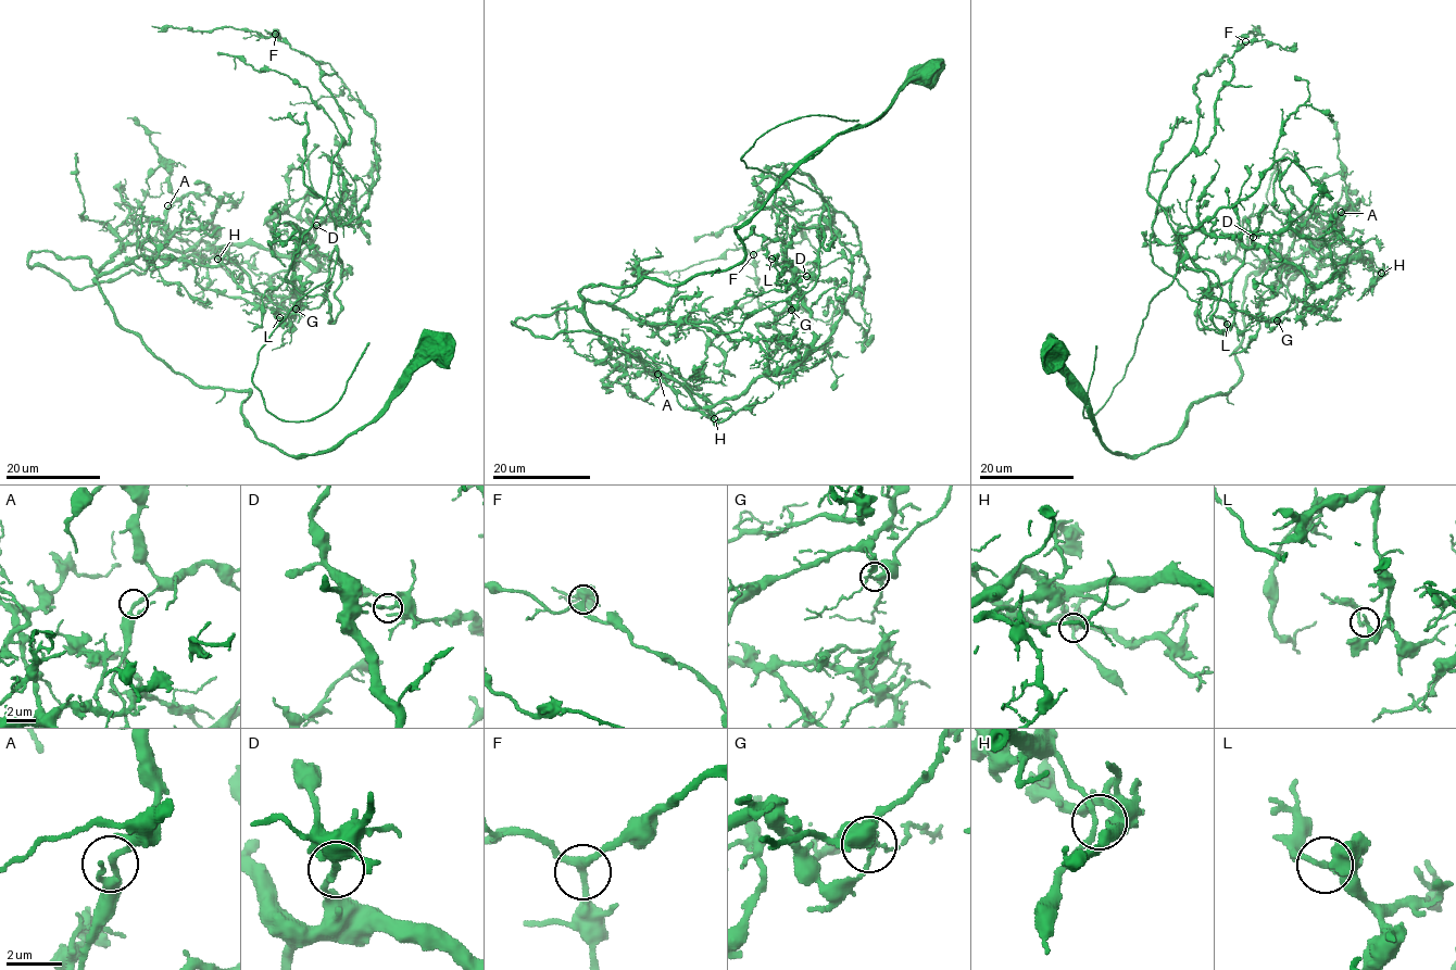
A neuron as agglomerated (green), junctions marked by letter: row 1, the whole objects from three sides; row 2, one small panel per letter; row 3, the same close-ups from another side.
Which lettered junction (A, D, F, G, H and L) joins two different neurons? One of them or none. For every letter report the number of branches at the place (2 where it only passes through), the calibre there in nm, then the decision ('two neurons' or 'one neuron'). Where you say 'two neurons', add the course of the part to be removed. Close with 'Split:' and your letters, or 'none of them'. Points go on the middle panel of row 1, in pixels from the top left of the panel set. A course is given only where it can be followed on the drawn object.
A: branches 3; calibre 220 nm; one neuron
D: branches 3; calibre 220 nm; one neuron
F: branches 3; calibre 260 nm; one neuron
G: branches 3; calibre 220 nm; two neurons; course (791, 310), (818, 274), (823, 209), (811, 176), (830, 226), (670, 274), (626, 267)
H: branches 3; calibre 200 nm; one neuron
L: branches 3; calibre 190 nm; one neuron
Split: G

